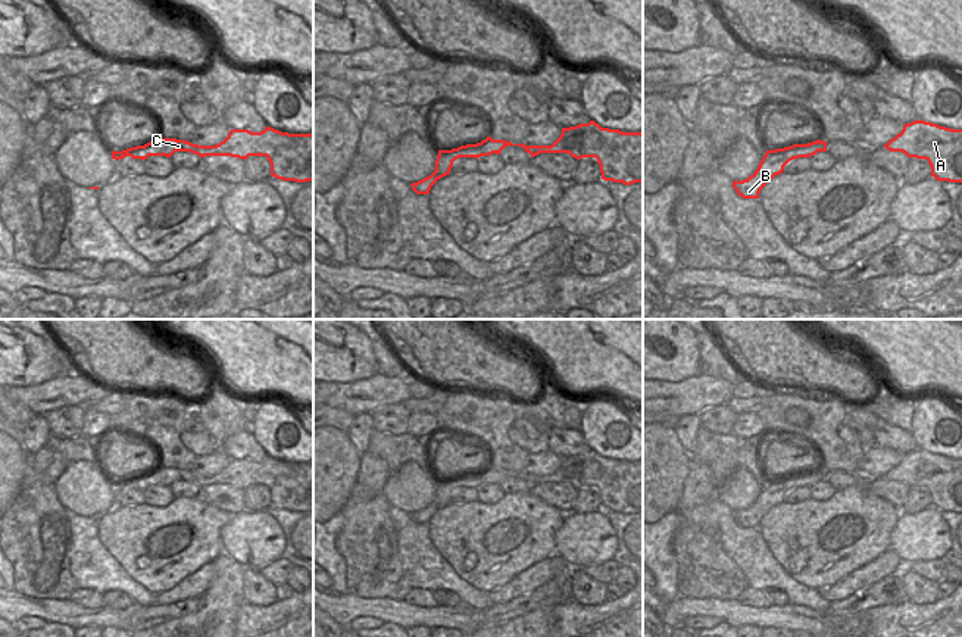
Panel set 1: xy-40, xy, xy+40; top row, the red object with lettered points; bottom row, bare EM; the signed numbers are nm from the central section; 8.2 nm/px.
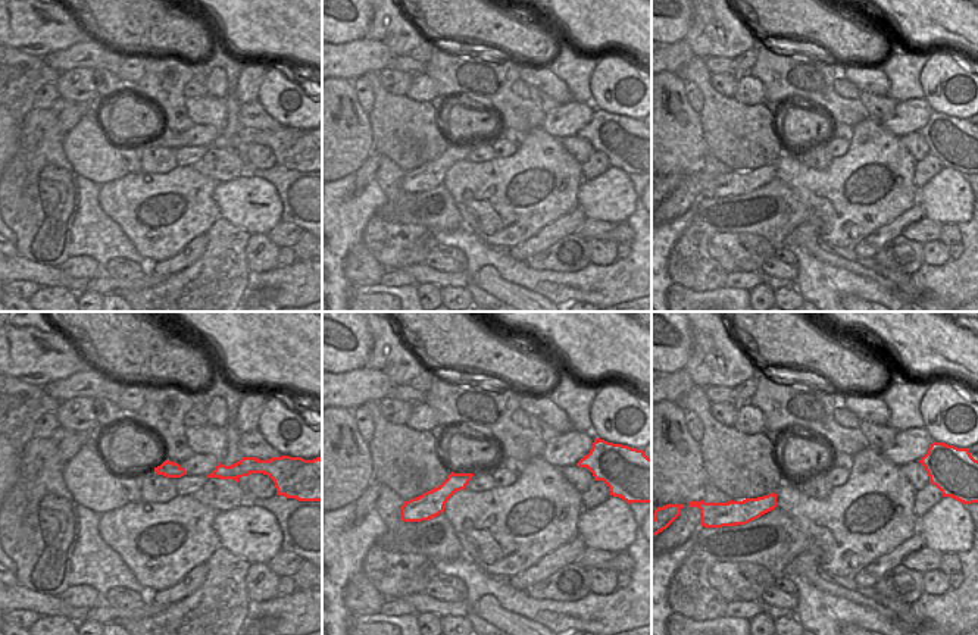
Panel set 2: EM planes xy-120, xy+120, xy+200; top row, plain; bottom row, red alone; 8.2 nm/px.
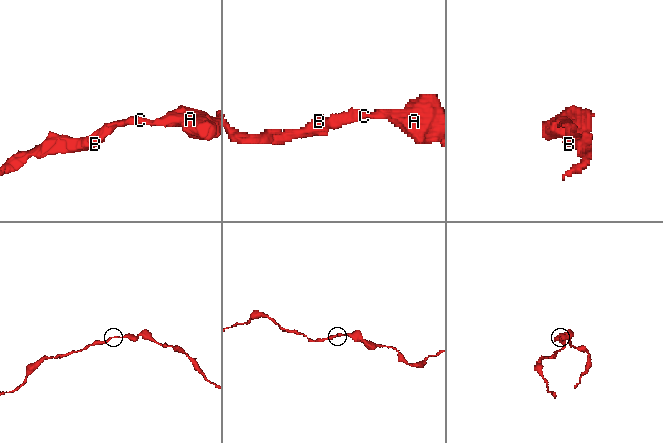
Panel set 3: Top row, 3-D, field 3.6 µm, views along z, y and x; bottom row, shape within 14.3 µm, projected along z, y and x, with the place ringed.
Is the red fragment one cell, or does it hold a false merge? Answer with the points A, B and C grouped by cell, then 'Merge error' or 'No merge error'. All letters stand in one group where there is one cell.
Groups: A B C. No merge error.

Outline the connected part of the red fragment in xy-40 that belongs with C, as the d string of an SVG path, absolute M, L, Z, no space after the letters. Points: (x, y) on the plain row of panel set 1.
M271 456L260 462L231 459L228 466L216 475L199 475L185 469L156 466L144 475L115 480L112 488L119 490L127 485L141 490L149 485L171 487L175 481L190 481L200 487L231 485L244 490L249 485L266 485L272 506L296 512L313 510L313 463L288 463Z

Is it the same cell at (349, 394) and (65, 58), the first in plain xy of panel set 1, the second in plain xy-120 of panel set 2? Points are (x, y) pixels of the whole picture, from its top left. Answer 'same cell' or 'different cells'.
same cell

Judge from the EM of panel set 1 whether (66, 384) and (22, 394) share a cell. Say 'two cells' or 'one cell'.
one cell

